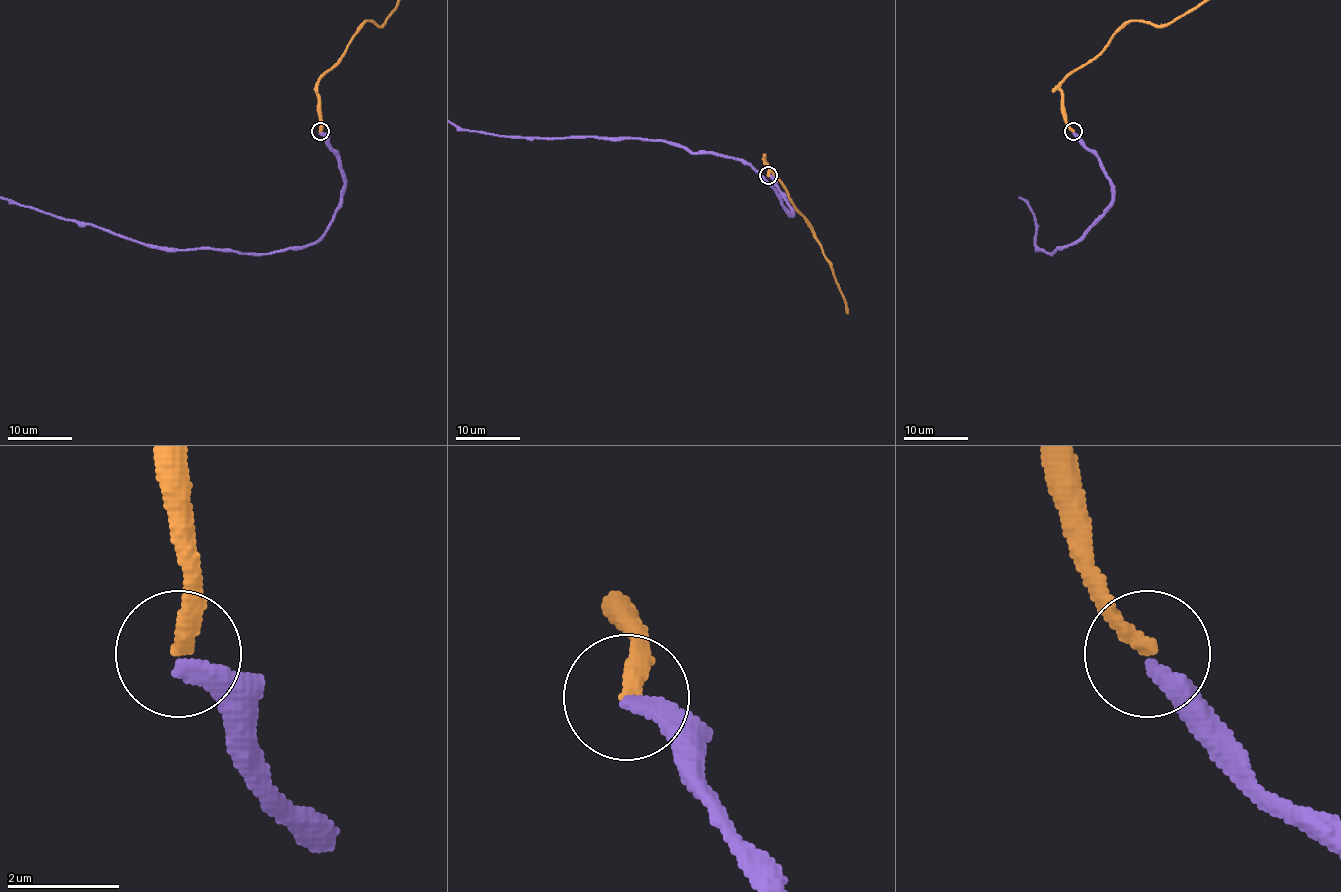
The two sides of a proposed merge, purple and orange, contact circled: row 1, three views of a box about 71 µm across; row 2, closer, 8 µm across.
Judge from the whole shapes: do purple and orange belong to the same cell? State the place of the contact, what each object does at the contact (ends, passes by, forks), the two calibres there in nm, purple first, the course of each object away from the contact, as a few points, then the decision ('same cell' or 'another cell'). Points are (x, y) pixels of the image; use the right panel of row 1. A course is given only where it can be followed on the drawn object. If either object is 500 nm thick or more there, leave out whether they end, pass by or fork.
(1073, 131) | purple ends | orange ends | 320/320 nm | orange via (1072, 132), (1059, 86), (1072, 72), (1093, 59), (1129, 22), (1166, 25) | another cell

